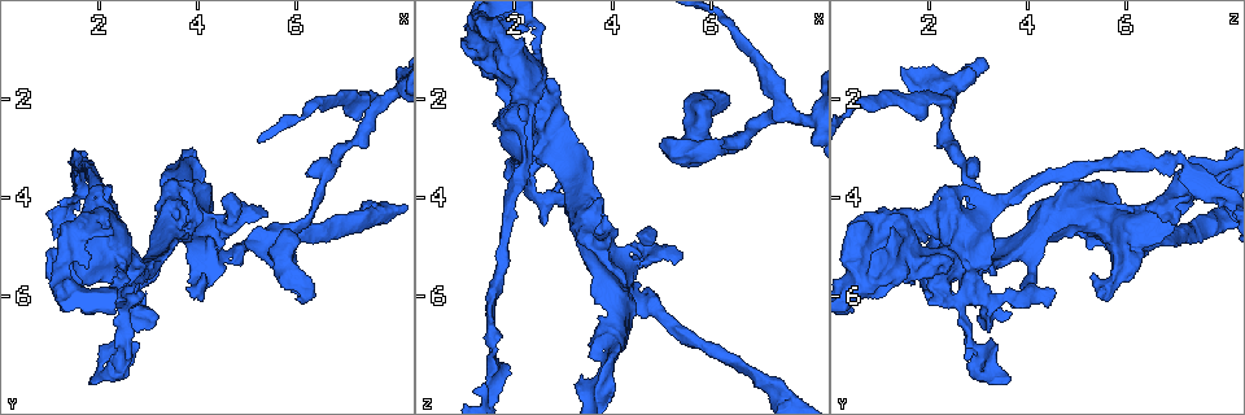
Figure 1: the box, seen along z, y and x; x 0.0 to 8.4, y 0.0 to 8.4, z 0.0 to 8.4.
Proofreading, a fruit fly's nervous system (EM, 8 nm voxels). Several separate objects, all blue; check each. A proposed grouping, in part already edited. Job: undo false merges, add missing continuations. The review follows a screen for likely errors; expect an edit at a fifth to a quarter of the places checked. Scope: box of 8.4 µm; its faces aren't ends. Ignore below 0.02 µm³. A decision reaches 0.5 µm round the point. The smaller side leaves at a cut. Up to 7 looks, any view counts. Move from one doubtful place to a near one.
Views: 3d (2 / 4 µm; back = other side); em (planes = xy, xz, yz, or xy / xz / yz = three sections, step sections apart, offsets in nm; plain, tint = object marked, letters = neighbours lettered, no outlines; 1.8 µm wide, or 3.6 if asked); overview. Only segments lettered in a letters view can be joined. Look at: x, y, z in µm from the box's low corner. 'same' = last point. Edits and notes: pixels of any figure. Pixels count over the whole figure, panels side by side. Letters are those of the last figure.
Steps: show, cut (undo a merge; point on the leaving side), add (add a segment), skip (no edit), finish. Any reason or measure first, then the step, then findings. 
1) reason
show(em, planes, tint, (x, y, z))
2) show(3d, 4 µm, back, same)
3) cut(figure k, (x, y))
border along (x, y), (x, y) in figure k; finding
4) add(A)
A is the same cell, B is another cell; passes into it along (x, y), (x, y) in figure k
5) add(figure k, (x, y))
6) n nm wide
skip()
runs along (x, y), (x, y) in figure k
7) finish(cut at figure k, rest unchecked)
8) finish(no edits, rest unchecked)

branch stops here
show(3d, 4 µm, back, (1.95, 4.05, 7.35))

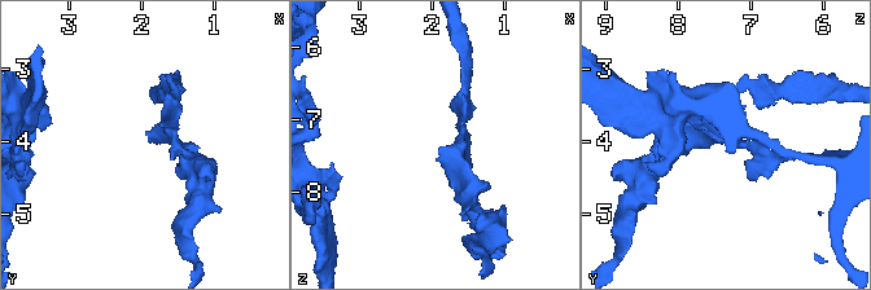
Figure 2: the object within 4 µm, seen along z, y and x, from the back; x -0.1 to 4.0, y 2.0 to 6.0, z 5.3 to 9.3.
shape alone is not enough
show(em, xy, step 8, tint, (1.90, 4.00, 7.45))

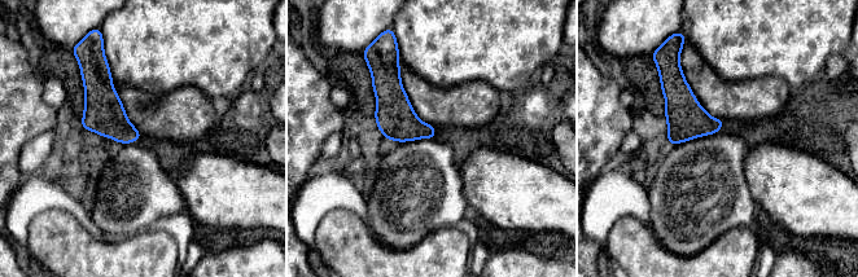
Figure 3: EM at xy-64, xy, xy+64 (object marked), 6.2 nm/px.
show(em, planes, letters, same)

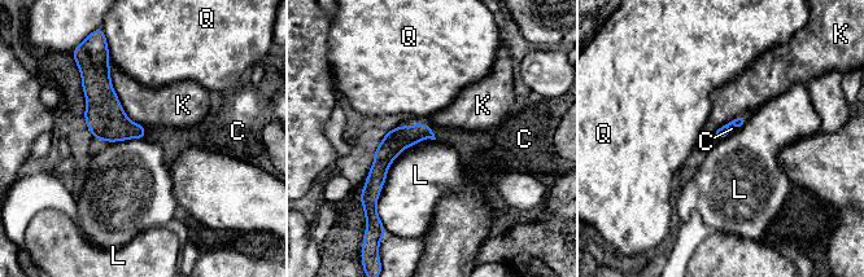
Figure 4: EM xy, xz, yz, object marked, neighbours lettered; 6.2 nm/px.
add(C)
C is the same cell, K, L and Q are other cells; passes into it along (398, 139), (432, 132), (466, 143) in figure 4; it goes on there

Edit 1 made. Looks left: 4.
show(em, 3.6 µm, xz, step 16, tint, (4.15, 4.70, 5.80))

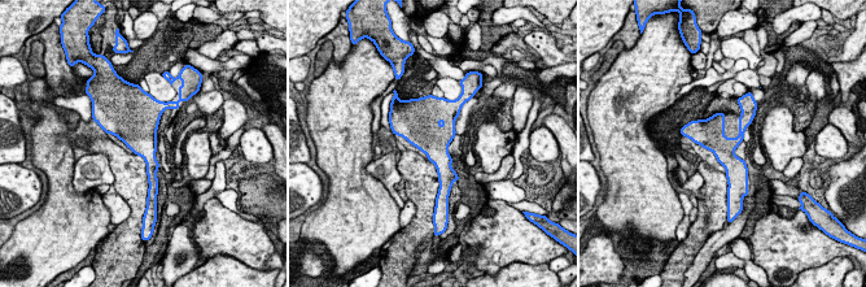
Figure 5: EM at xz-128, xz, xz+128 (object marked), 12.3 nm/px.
show(em, 3.6 µm, yz, step 8, letters, same)

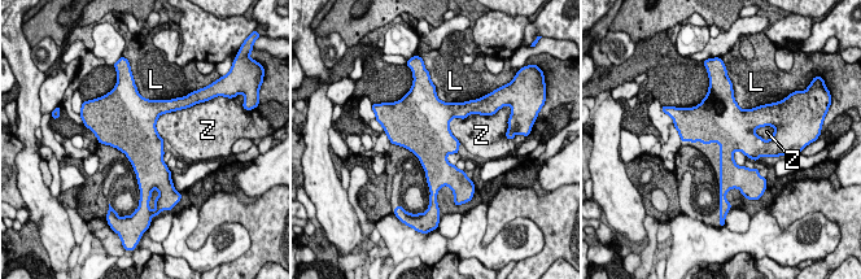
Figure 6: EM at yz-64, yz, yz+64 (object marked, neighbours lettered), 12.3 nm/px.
550 nm wide
skip()
L and Z are other cells; border along (475, 113), (450, 121), (459, 143) in figure 6; one neuron here

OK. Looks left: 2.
narrows sharply
show(3d, 2 µm, (6.30, 4.35, 3.00))

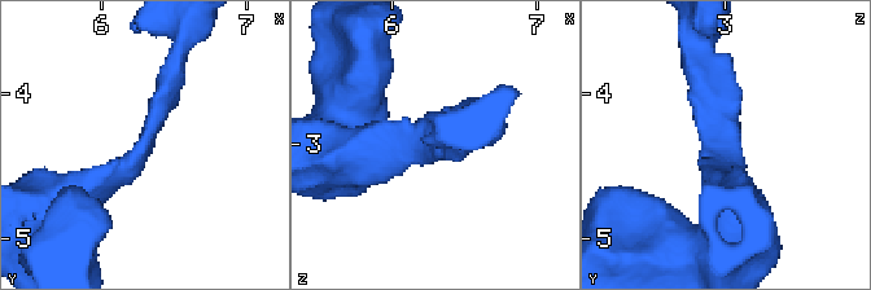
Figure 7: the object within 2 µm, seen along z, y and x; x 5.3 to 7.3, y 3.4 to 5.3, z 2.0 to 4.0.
show(em, planes, letters, (6.32, 4.34, 3.00))

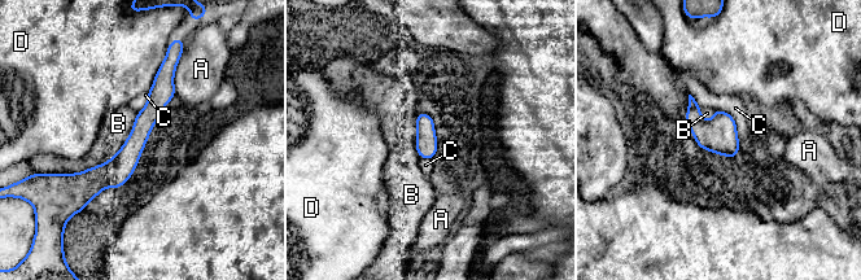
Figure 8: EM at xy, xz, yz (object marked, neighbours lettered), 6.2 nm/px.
B touches over 650 nm
skip()
A, B, C and D are other cells; runs along (167, 69), (131, 151), (87, 197) in figure 8; continuous, no second neuron

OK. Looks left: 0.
finish(add at figure 4, rest unchecked)

